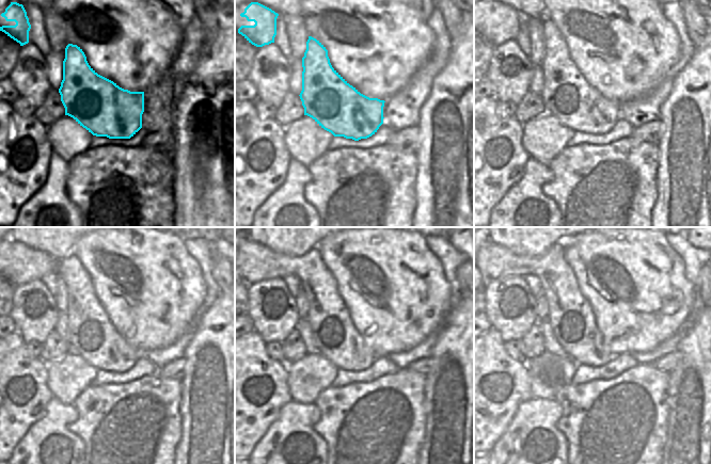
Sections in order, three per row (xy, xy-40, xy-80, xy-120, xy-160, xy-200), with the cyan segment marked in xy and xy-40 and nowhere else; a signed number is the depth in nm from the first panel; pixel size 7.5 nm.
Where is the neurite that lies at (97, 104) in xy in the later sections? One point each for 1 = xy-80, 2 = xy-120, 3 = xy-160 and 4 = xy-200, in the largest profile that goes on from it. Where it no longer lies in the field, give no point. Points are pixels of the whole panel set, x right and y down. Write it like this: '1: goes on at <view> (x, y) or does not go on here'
1: goes on at xy-80 (566, 94)
2: goes on at xy-120 (92, 335)
3: goes on at xy-160 (336, 338)
4: goes on at xy-200 (570, 316)

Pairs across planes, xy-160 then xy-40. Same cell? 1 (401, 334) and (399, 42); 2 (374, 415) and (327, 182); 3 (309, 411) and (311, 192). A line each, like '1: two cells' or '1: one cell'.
1: one cell
2: one cell
3: two cells

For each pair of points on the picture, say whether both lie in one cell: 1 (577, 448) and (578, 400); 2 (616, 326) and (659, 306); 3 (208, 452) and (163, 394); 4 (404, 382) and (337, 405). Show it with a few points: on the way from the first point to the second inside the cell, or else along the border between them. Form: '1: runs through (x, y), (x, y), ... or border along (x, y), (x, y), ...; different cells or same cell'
1: runs through (577, 436), (577, 412); same cell
2: runs through (627, 317), (637, 306), (648, 306); same cell
3: border along (182, 392), (180, 438), (178, 441); different cells
4: runs through (388, 386), (379, 386), (368, 390), (353, 401); same cell

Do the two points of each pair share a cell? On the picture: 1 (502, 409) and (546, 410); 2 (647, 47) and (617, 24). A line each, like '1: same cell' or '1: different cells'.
1: different cells
2: same cell

